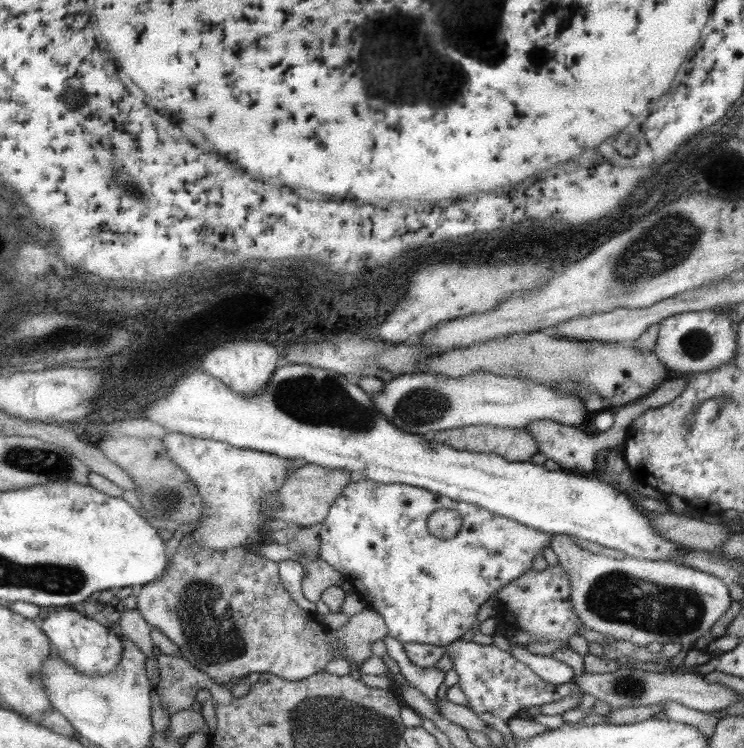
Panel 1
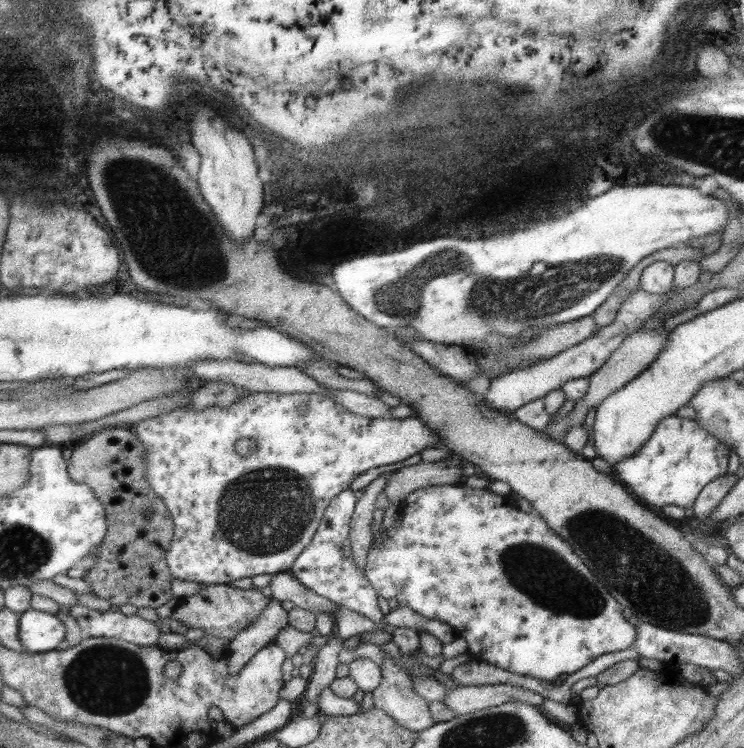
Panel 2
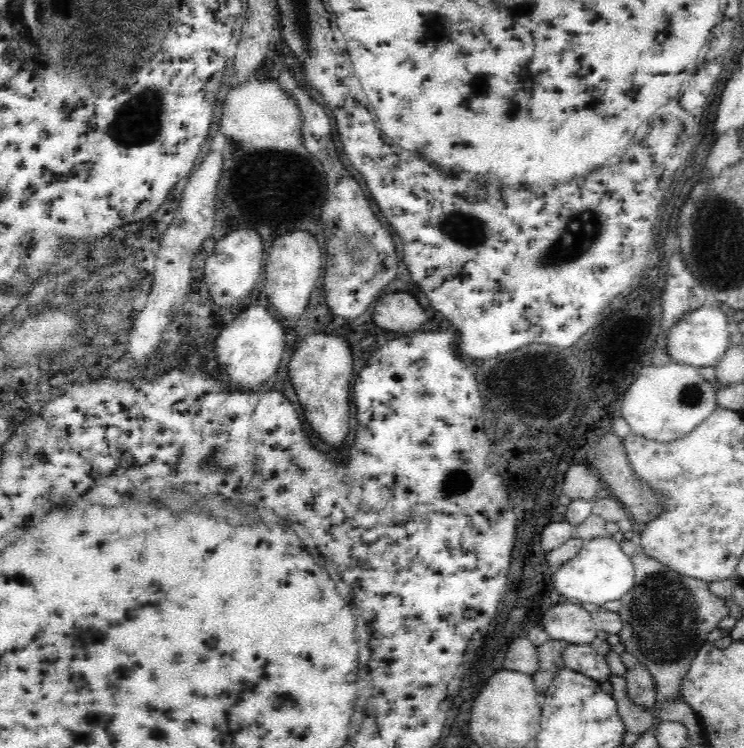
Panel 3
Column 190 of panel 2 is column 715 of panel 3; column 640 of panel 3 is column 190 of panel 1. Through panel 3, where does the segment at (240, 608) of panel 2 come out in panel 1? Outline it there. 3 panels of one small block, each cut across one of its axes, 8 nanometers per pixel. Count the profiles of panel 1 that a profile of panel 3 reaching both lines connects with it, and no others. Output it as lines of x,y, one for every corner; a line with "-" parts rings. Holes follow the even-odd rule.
186,540
181,541
175,554
169,558
167,571
159,579
141,586
140,594
136,597
136,608
152,629
157,628
178,646
186,661
189,661
194,668
205,672
214,682
222,685
225,685
228,681
235,682
240,677
247,677
252,672
272,673
286,680
302,680
317,672
324,671
330,662
338,659
348,660
350,664
355,661
360,664
360,668
363,670
366,658
373,655
370,651
372,642
384,640
389,632
384,617
370,606
364,607
361,612
348,618
344,628
331,630
316,618
316,613
304,610
297,605
297,602
281,584
277,562
265,559
260,553
244,546
229,548
228,550
209,550
209,548
201,548
197,544
188,543

